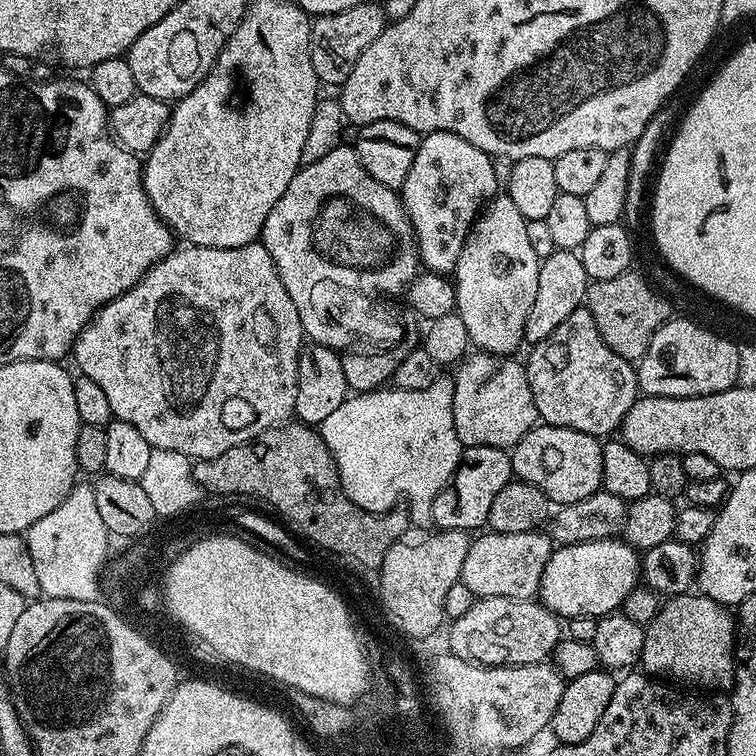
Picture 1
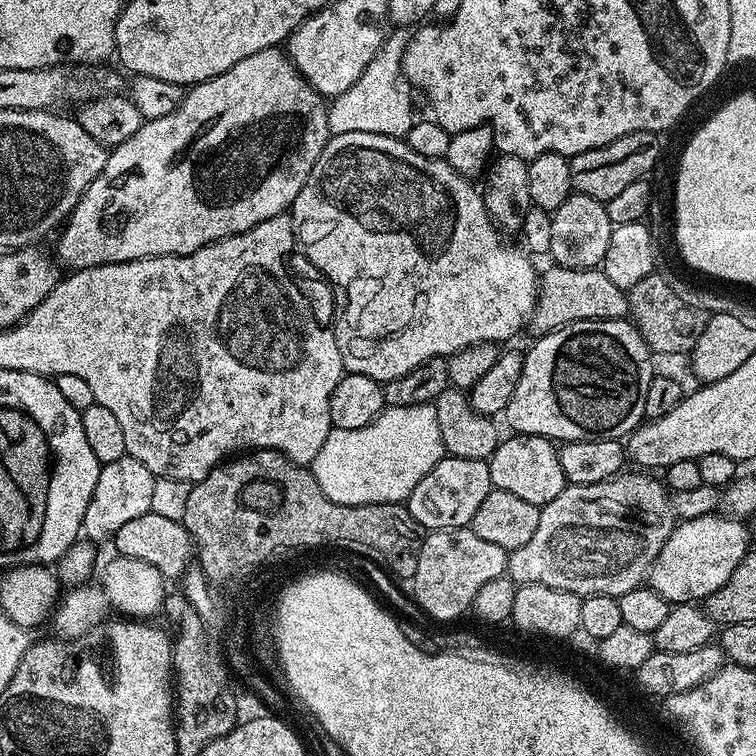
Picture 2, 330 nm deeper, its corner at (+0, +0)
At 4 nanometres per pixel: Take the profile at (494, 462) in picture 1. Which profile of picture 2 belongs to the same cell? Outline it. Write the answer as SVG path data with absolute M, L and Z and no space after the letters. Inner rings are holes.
M443 456L414 486L414 490L408 495L406 506L413 518L420 523L421 529L435 530L437 528L466 528L469 527L474 518L478 506L486 499L486 494L492 492L492 479L486 460L475 460L474 458L458 458L457 456Z

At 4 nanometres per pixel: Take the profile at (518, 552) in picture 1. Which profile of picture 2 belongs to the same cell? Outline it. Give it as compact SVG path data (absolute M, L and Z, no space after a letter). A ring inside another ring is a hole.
M625 470L609 480L593 484L568 484L554 498L554 502L540 508L538 527L526 546L508 553L506 576L517 586L521 584L541 584L558 590L573 592L585 597L606 594L619 597L626 590L634 590L645 583L652 563L658 558L666 538L670 538L678 523L676 511L672 509L672 497L665 485L655 475L640 470Z

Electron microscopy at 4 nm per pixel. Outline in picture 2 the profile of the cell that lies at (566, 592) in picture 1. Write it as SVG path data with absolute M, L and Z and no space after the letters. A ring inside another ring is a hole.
M723 514L680 520L670 538L666 538L666 546L662 546L658 558L652 563L647 583L673 606L707 600L714 590L722 590L722 586L726 586L730 574L738 570L748 552L748 526L745 521L733 520Z

